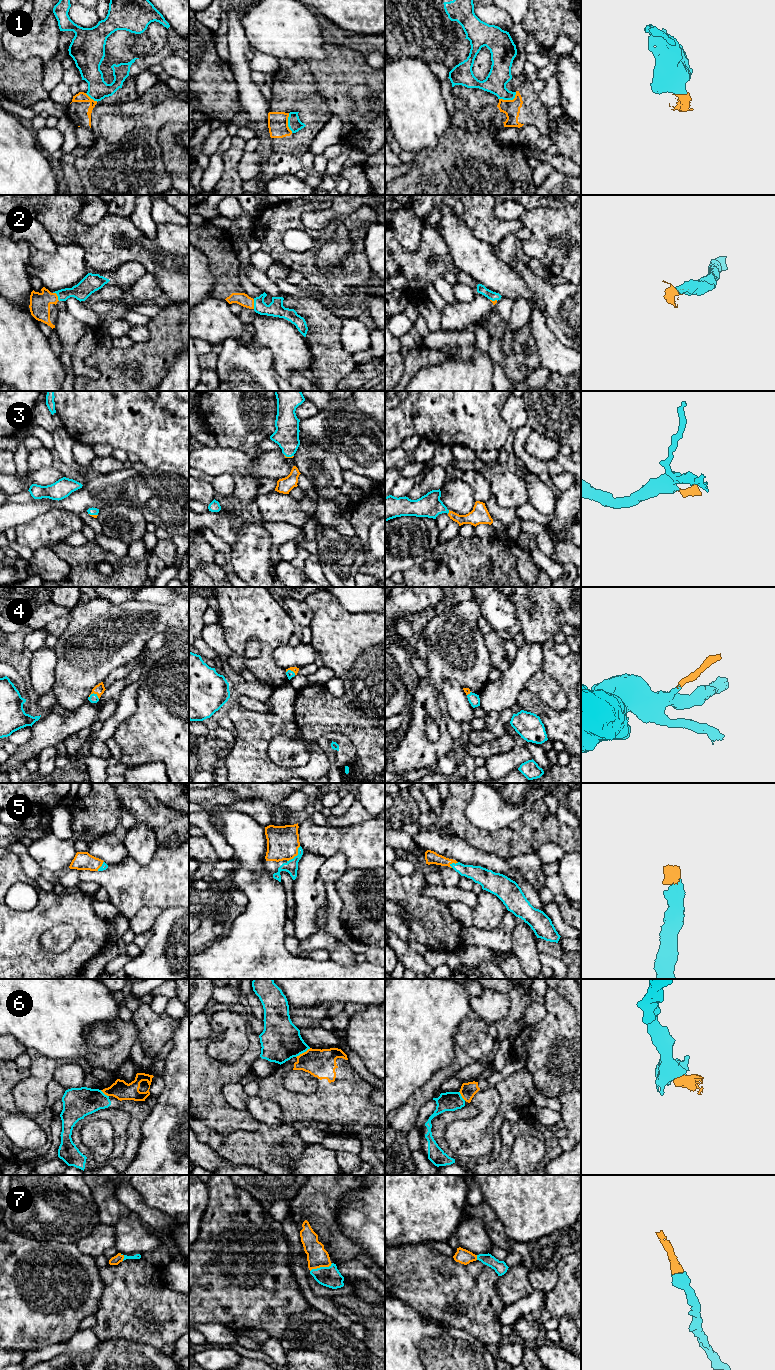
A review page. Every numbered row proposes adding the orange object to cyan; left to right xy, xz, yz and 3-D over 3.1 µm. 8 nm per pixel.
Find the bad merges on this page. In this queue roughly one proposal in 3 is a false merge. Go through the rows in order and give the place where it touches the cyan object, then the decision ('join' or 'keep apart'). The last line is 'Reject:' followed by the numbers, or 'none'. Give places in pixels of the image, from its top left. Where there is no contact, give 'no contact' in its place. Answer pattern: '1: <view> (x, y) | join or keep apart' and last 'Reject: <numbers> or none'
1: yz (509, 99) | keep apart
2: xy (57, 295) | join
3: yz (448, 512) | join
4: xy (93, 693) | join
5: xz (297, 855) | join
6: xz (303, 1052) | keep apart
7: xz (321, 1267) | join
Reject: 1, 6

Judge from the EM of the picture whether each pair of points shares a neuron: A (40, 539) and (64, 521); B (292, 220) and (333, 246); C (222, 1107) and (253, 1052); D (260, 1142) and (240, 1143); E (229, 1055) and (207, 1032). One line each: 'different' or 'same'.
A: same
B: different
C: same
D: same
E: different

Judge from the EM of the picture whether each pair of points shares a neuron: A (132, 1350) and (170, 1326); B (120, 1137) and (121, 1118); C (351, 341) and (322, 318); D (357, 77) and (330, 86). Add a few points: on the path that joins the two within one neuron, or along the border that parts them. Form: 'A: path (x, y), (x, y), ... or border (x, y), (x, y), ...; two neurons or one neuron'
A: border (119, 1338), (145, 1343), (157, 1349); two neurons
B: path (120, 1132), (120, 1123); one neuron
C: border (342, 319), (341, 346), (352, 354); two neurons
D: path (350, 77), (344, 83), (337, 84); one neuron

